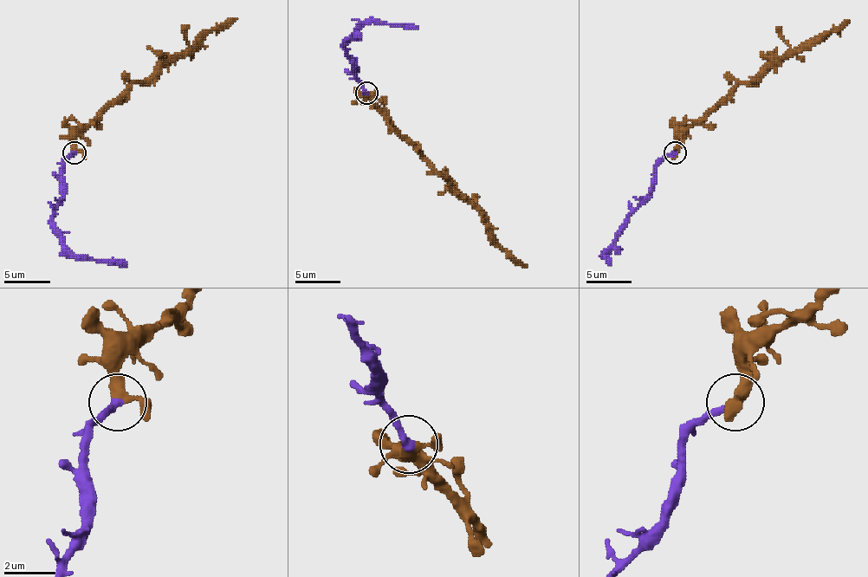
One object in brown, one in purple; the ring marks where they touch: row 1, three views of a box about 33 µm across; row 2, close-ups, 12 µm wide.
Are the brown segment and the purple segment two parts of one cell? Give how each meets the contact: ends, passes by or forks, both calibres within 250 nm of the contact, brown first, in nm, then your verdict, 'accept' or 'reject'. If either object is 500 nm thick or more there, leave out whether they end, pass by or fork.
brown passes by; purple ends there; 360 nm thick on the brown side, 320 nm on the other; accept

